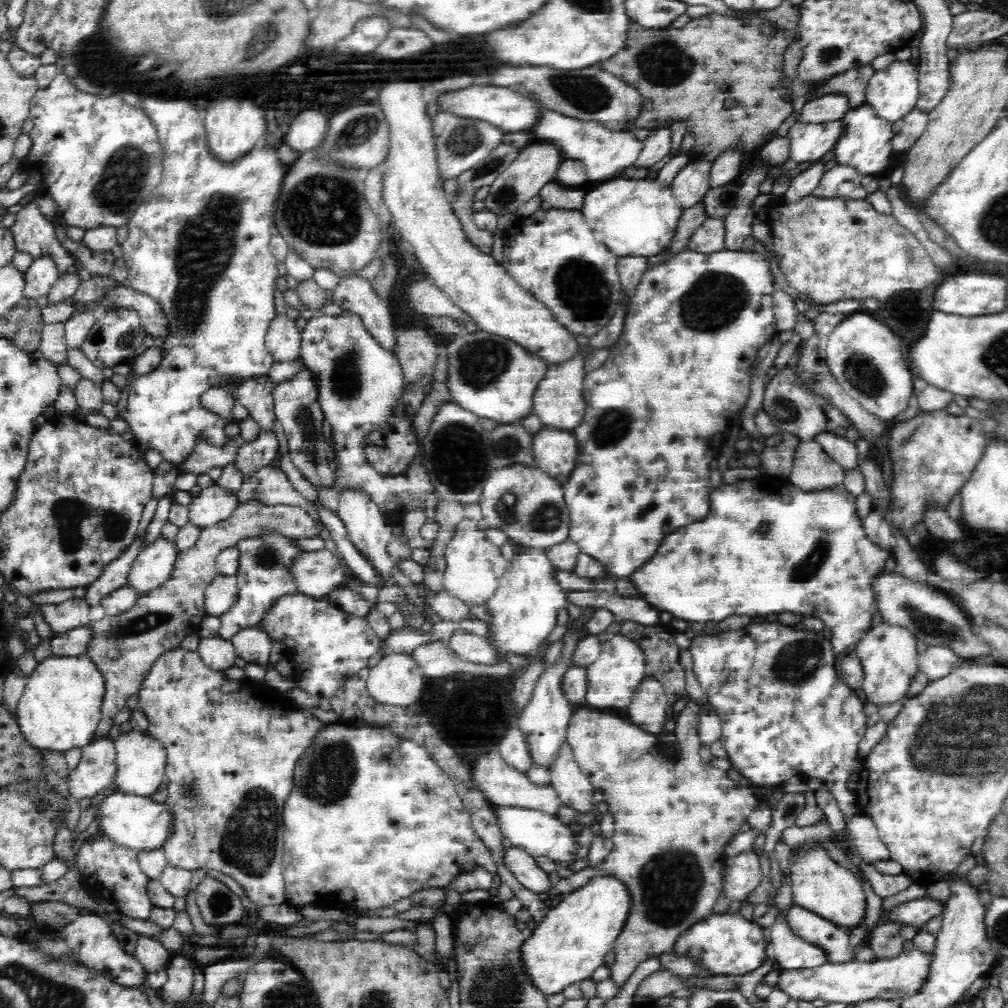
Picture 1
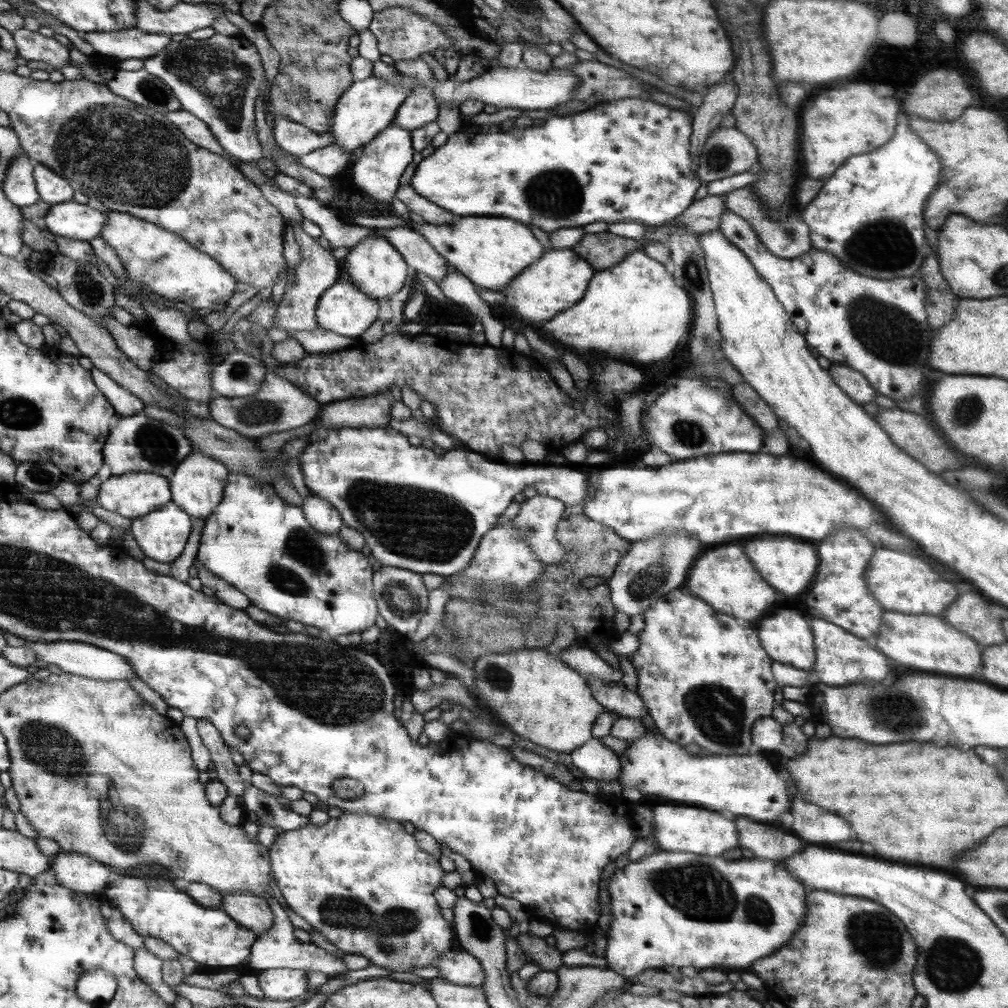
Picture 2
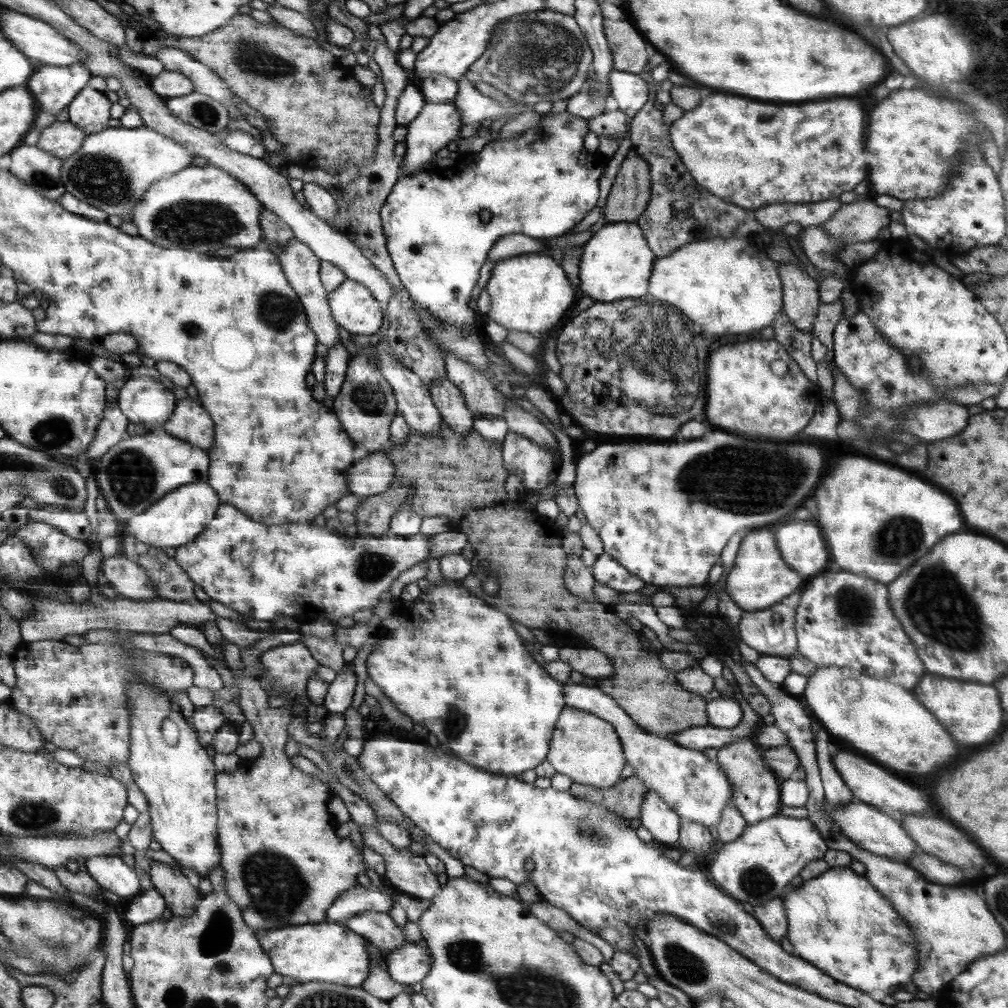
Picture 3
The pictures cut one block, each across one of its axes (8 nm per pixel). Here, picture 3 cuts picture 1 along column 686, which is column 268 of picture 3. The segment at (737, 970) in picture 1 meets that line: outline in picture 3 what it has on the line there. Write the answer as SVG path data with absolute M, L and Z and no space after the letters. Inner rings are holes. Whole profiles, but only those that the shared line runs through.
M335 921L315 922L274 930L257 930L261 947L271 957L276 974L290 976L298 983L328 982L360 987L370 974L370 955L365 937Z

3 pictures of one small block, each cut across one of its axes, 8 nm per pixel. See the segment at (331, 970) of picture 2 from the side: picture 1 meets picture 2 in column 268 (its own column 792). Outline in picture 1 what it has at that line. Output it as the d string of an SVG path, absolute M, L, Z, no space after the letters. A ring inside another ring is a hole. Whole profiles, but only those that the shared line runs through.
M782 873L780 877L782 877L782 886L780 886L780 888L778 888L778 890L774 892L775 904L777 907L777 915L769 933L770 948L772 948L771 957L775 963L775 967L779 970L800 970L805 968L819 967L821 964L827 962L828 952L824 951L824 949L820 948L818 945L808 944L807 941L802 940L799 936L796 936L796 934L794 934L794 931L792 931L792 929L790 929L790 927L788 926L788 921L786 921L786 917L784 917L784 912L788 910L789 905L793 902L792 889L791 885L784 881L785 878L783 877Z

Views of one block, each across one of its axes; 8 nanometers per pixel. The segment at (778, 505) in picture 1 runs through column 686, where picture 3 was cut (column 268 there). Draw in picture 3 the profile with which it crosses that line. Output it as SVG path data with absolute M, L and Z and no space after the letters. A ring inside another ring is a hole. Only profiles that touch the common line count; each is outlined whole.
M222 502L220 510L210 522L209 527L207 527L193 543L186 544L185 547L179 547L177 549L177 556L175 556L174 559L177 564L189 574L194 585L200 586L212 601L224 604L224 606L236 610L238 614L245 617L256 618L256 620L268 622L276 621L280 617L296 618L302 625L305 625L307 621L311 620L329 620L337 624L340 618L344 618L344 616L352 617L352 614L358 612L358 610L377 607L380 604L380 594L386 592L386 590L390 590L390 584L398 578L398 574L404 572L404 570L408 570L408 568L412 568L416 564L427 561L428 554L430 554L430 536L421 533L411 538L391 535L390 533L386 533L382 536L362 538L362 536L359 536L359 534L355 532L340 534L340 532L336 530L330 530L330 528L326 527L320 528L320 526L313 524L264 526L264 524L258 524L257 521L252 521L250 517L241 512L241 509L237 509L234 505Z

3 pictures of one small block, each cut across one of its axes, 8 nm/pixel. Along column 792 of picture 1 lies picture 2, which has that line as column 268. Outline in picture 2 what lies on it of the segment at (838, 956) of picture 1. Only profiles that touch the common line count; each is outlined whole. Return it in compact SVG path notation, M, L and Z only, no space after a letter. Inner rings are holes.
M237 892L223 896L224 912L229 913L237 923L250 929L257 936L266 934L275 924L275 912L269 902L249 892Z

